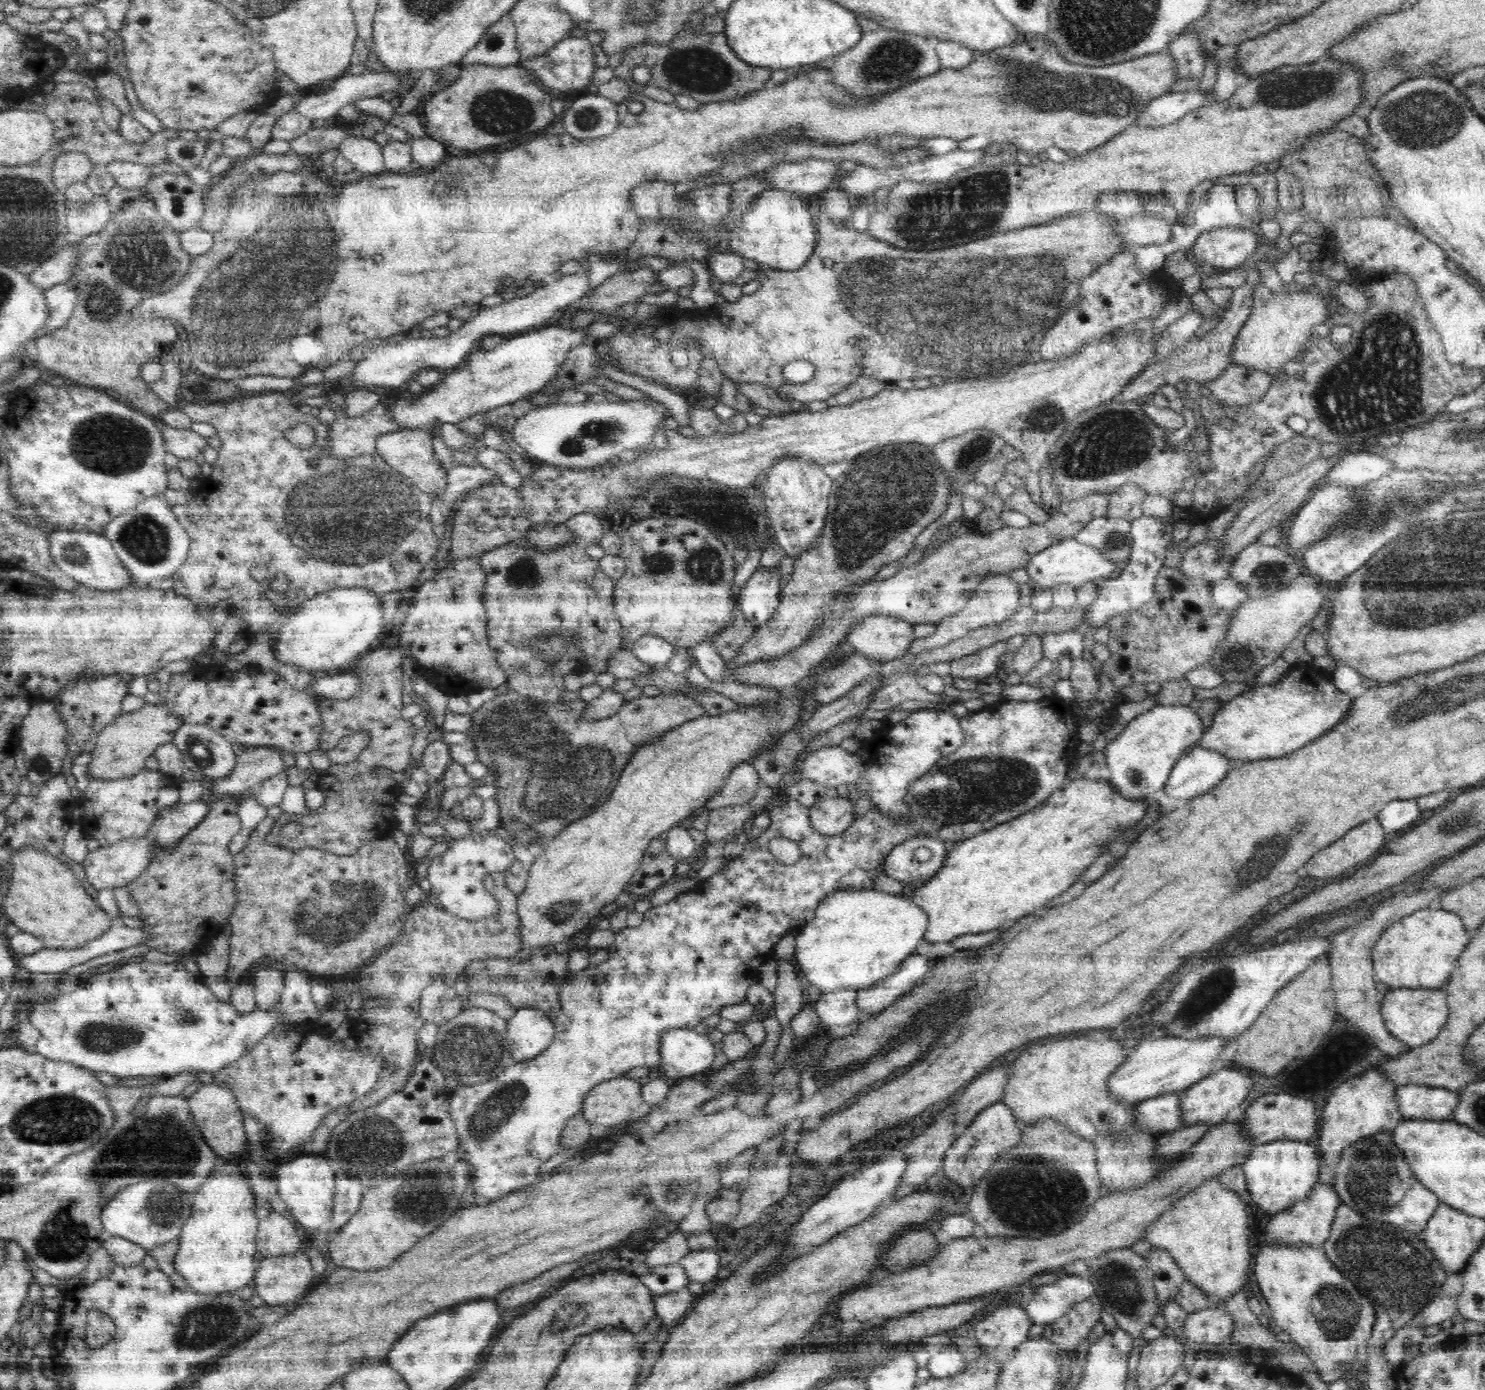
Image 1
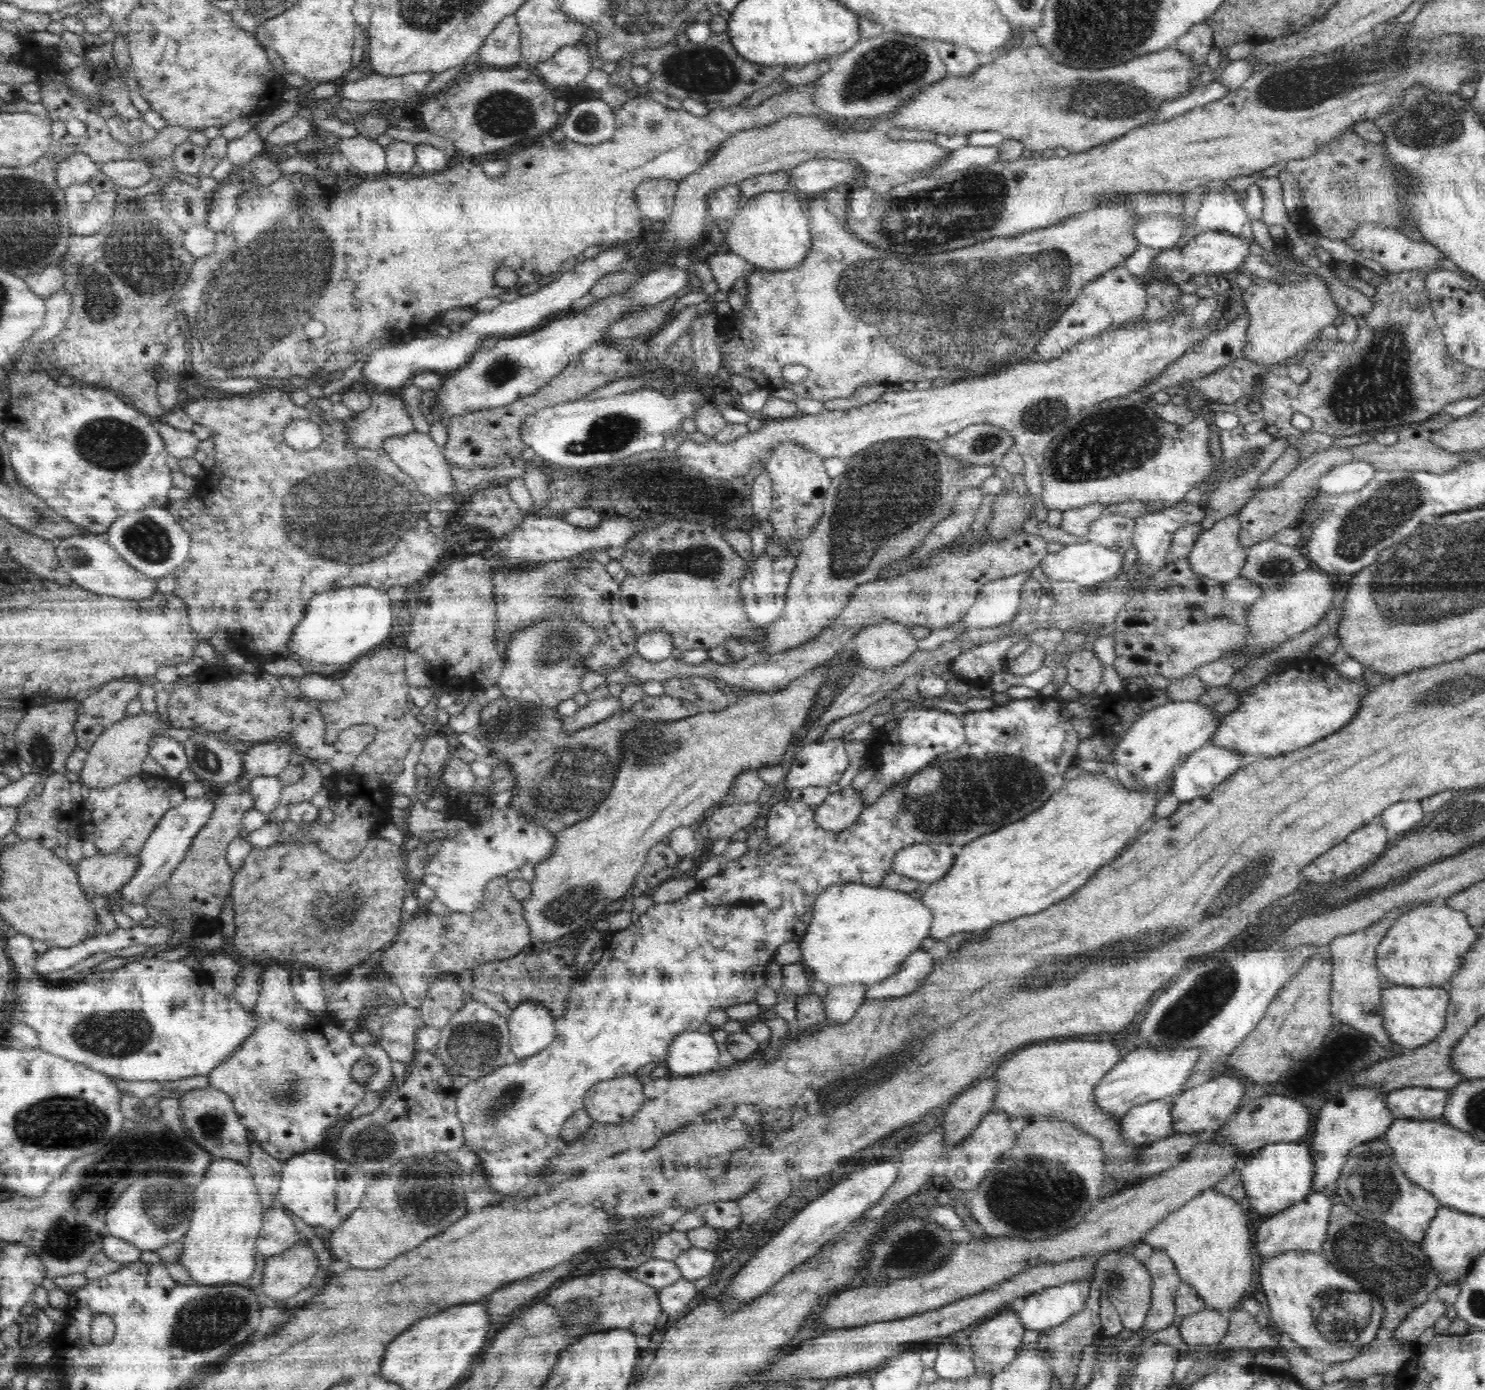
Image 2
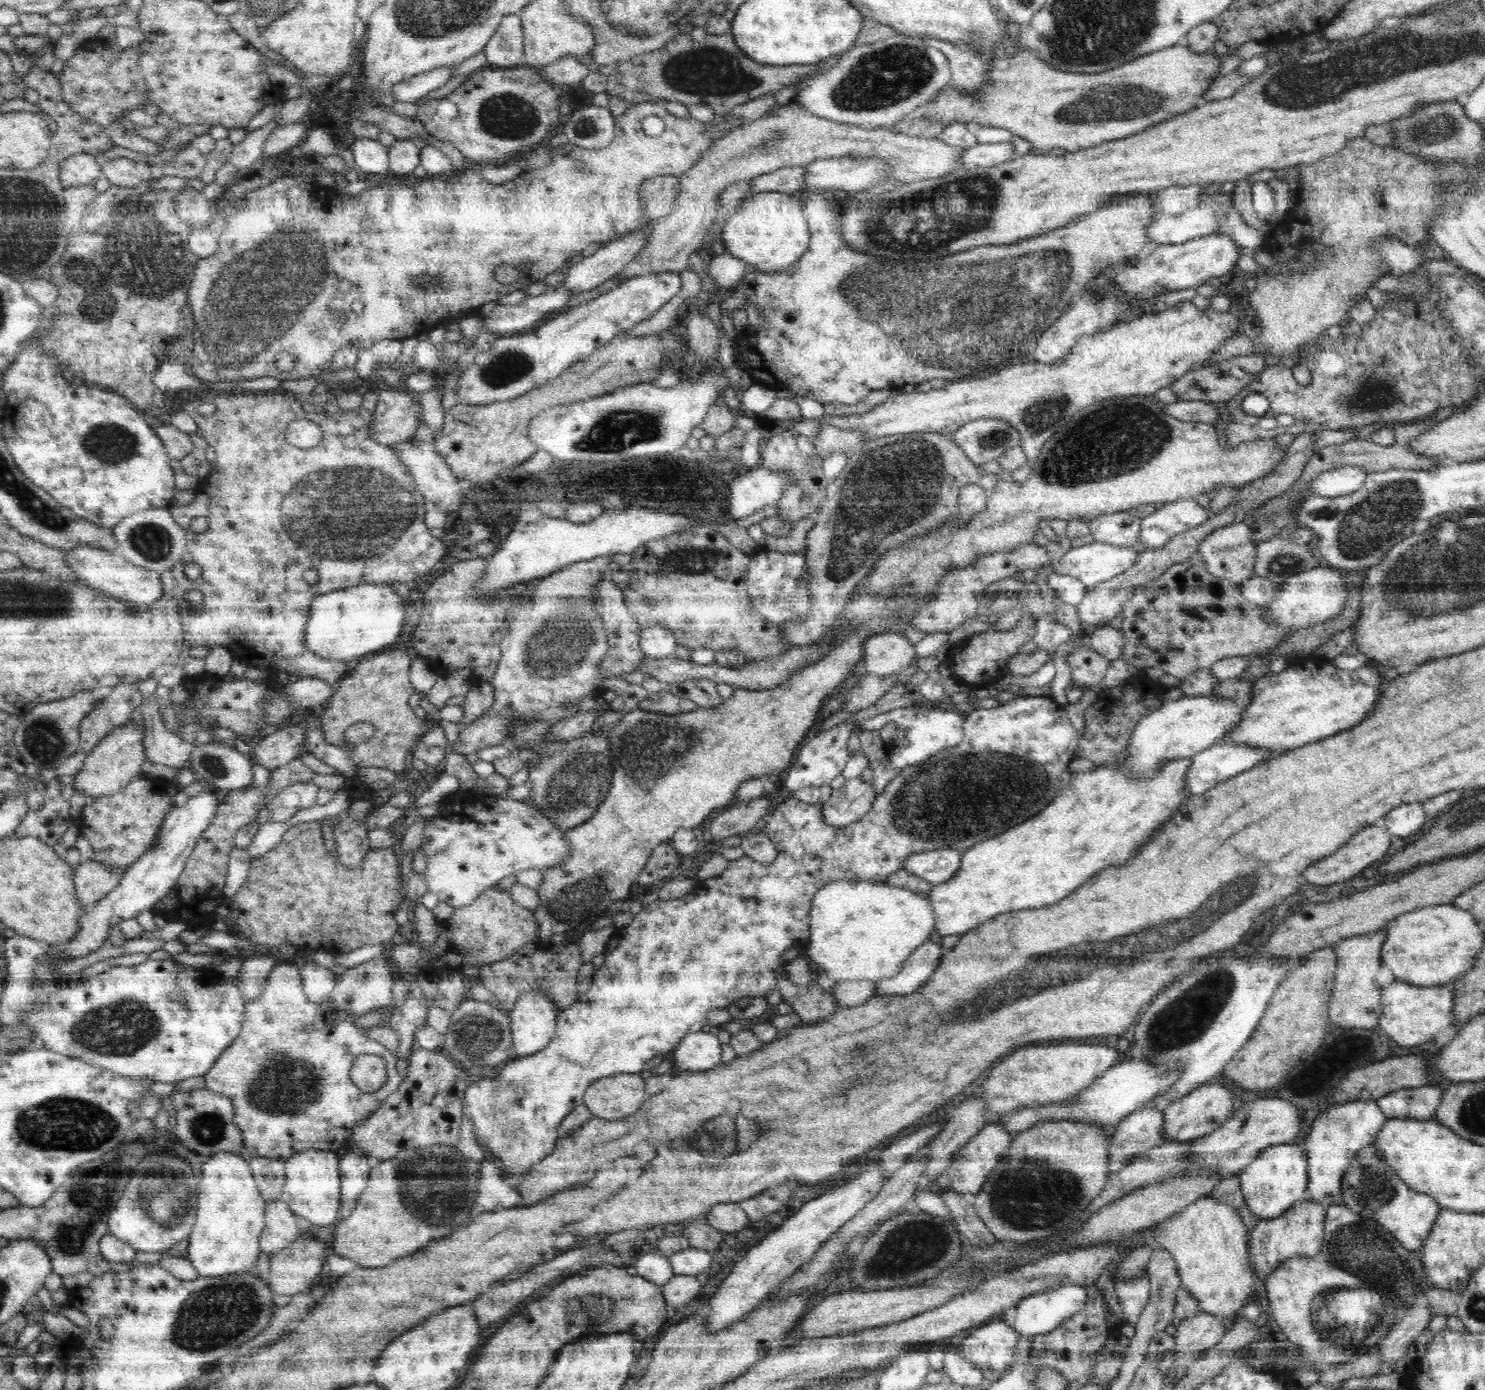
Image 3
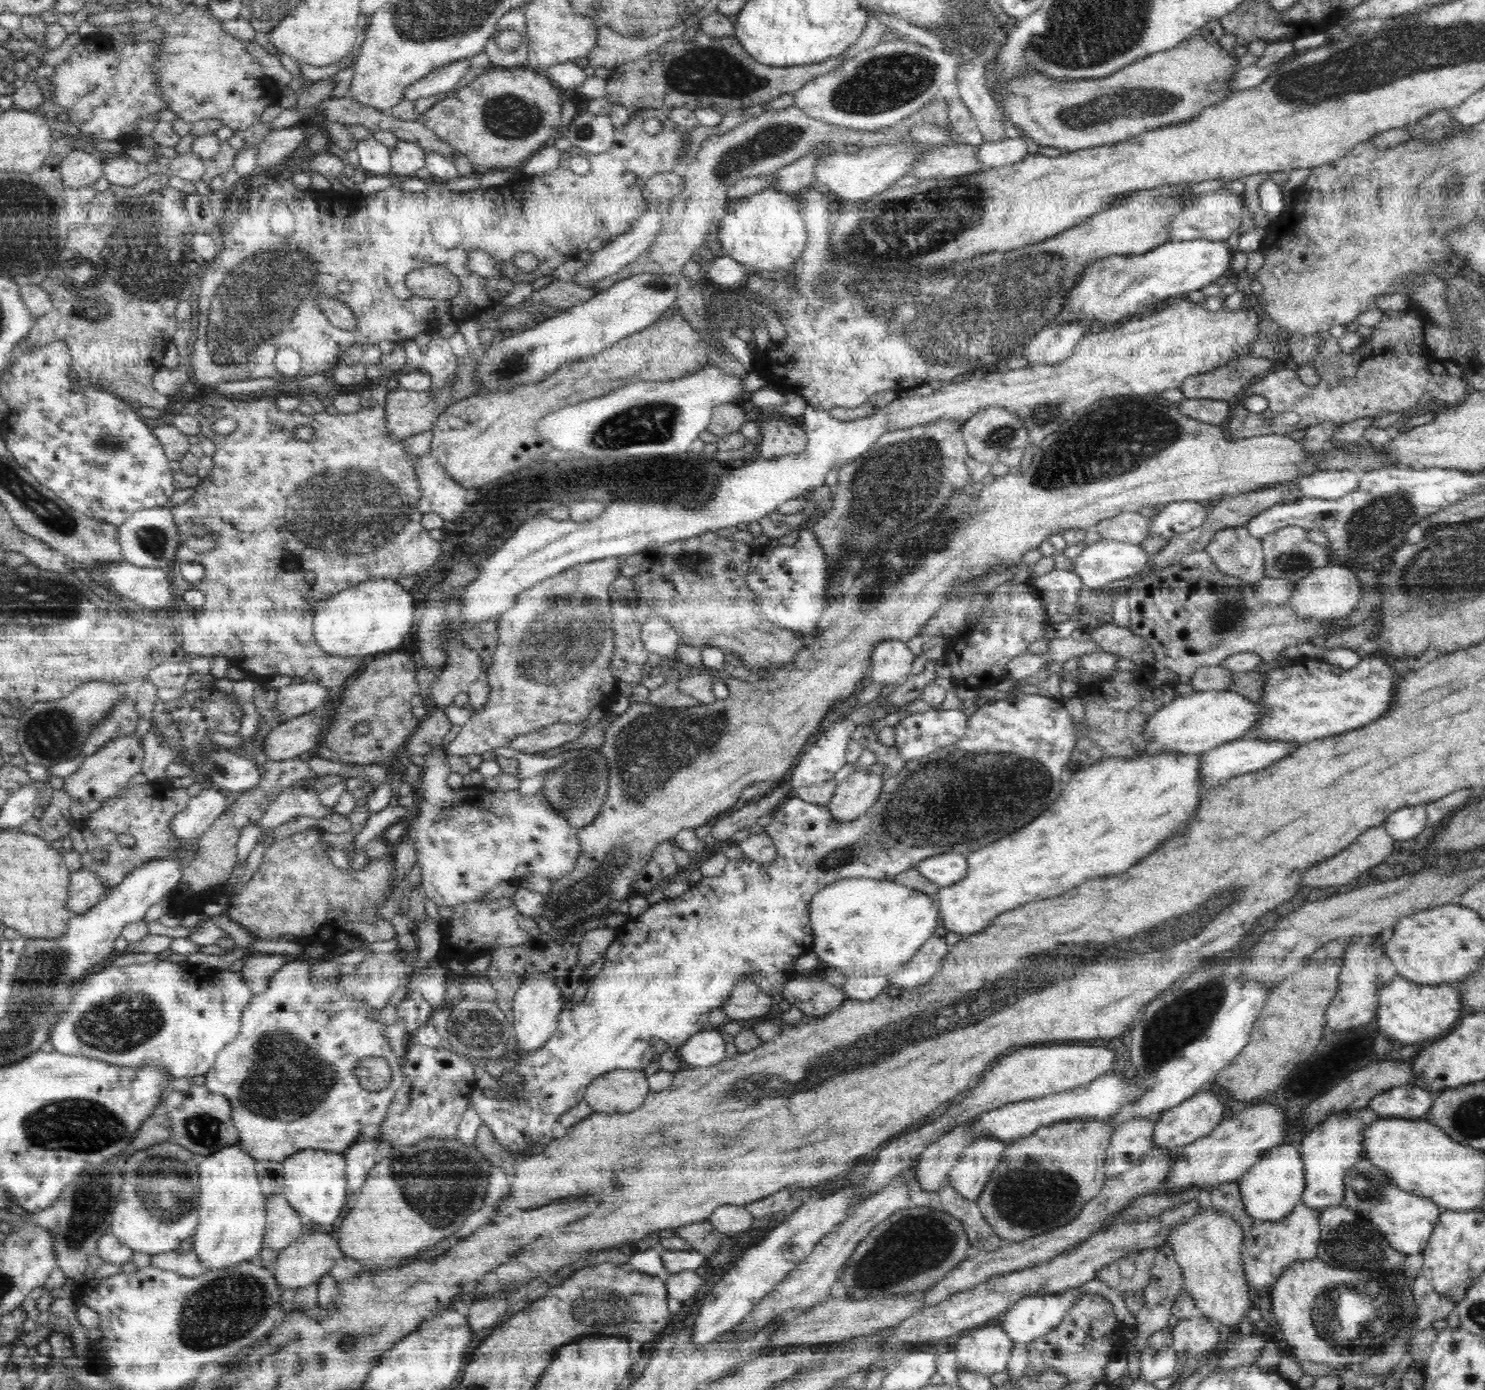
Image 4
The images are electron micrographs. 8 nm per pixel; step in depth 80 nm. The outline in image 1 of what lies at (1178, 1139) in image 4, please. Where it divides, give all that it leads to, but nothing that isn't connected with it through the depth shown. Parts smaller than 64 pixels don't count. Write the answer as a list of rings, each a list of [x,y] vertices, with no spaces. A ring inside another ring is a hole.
[[[1229,1064],[1217,1072],[1209,1073],[1207,1077],[1191,1084],[1183,1094],[1180,1094],[1180,1107],[1183,1113],[1183,1125],[1206,1123],[1210,1126],[1224,1123],[1228,1112],[1240,1107],[1250,1094],[1254,1080],[1246,1070],[1234,1070]]]

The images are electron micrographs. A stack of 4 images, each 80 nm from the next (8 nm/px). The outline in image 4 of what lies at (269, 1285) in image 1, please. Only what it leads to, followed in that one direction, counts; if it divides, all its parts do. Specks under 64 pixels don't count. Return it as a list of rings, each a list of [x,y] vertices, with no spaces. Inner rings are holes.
[[[307,1230],[296,1241],[291,1242],[286,1248],[279,1251],[276,1258],[276,1269],[272,1270],[278,1286],[282,1290],[302,1288],[308,1284],[318,1283],[326,1272],[330,1272],[334,1261],[346,1257],[340,1250],[335,1234],[331,1232],[320,1233]]]

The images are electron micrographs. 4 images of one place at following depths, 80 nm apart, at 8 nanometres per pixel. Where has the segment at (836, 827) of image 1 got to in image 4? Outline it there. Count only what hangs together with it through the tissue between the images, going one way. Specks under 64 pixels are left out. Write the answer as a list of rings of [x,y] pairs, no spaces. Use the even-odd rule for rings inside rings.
[[[855,771],[837,786],[832,798],[825,804],[829,814],[838,822],[856,820],[876,804],[883,784],[881,775]]]

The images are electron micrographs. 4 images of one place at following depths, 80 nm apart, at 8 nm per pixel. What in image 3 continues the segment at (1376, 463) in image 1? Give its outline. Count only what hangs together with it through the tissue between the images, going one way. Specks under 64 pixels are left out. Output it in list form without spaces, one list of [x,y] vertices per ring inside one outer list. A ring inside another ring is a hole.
[[[1343,466],[1322,472],[1311,482],[1308,494],[1336,498],[1360,491],[1366,481],[1367,472],[1363,468]]]

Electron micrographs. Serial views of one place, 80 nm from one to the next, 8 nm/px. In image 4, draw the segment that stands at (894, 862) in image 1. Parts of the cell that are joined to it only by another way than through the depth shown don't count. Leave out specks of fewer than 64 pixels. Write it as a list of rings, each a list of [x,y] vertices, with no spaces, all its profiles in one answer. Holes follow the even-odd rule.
[[[945,852],[929,856],[913,867],[928,880],[947,887],[959,883],[966,876],[967,857],[960,853]]]

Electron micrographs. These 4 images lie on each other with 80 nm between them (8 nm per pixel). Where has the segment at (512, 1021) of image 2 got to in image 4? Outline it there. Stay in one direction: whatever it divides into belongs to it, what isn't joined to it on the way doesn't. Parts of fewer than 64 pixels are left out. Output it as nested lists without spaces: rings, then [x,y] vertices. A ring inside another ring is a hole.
[[[538,973],[529,975],[516,992],[512,1008],[514,1016],[512,1031],[516,1033],[517,1049],[522,1048],[531,1052],[542,1048],[558,1028],[560,1013],[568,1007],[569,1003],[562,998],[555,980],[552,975]]]

